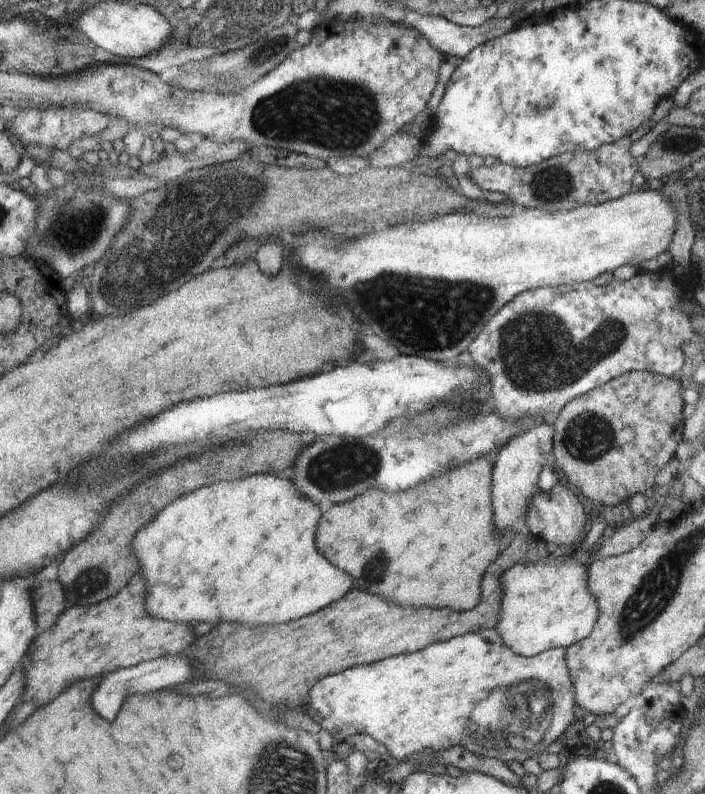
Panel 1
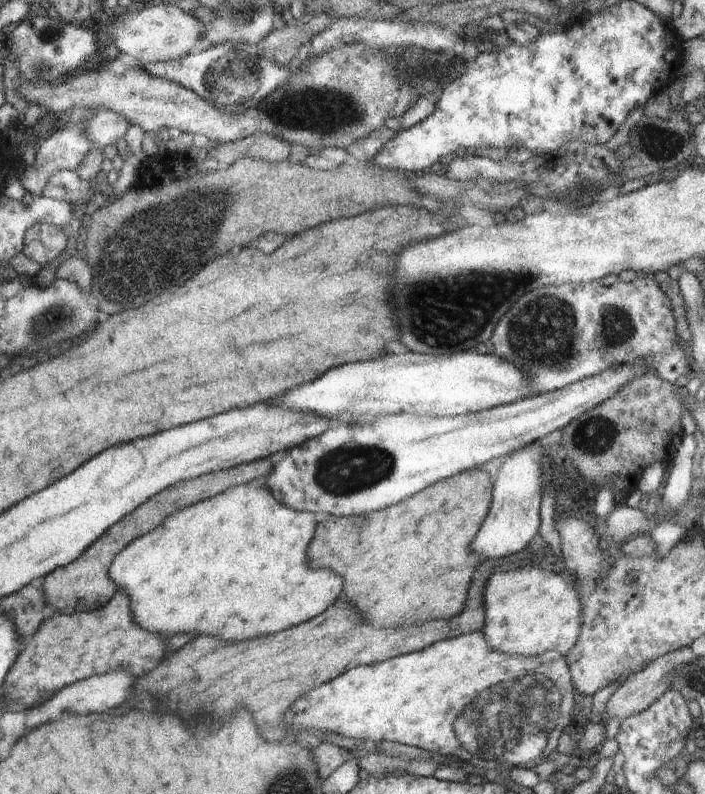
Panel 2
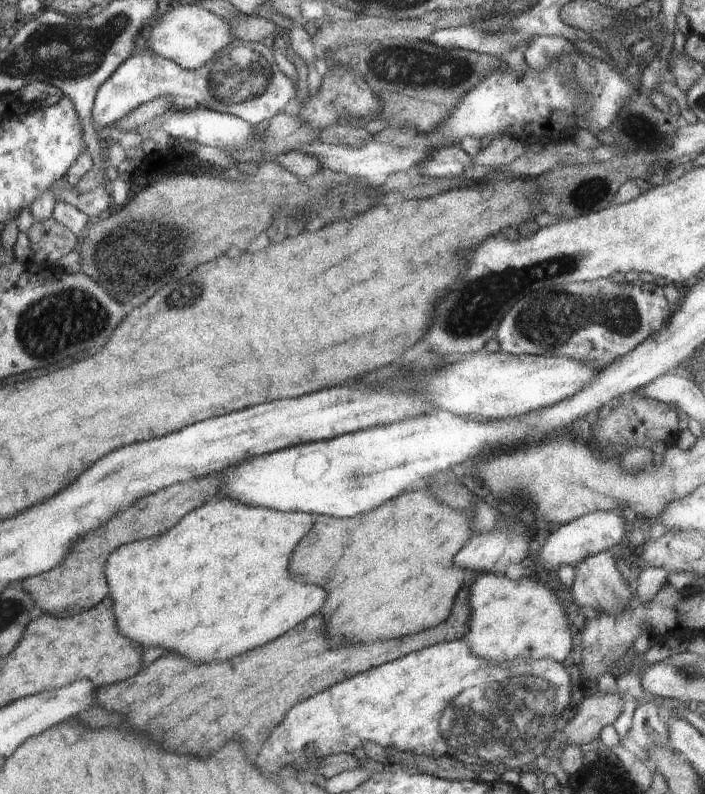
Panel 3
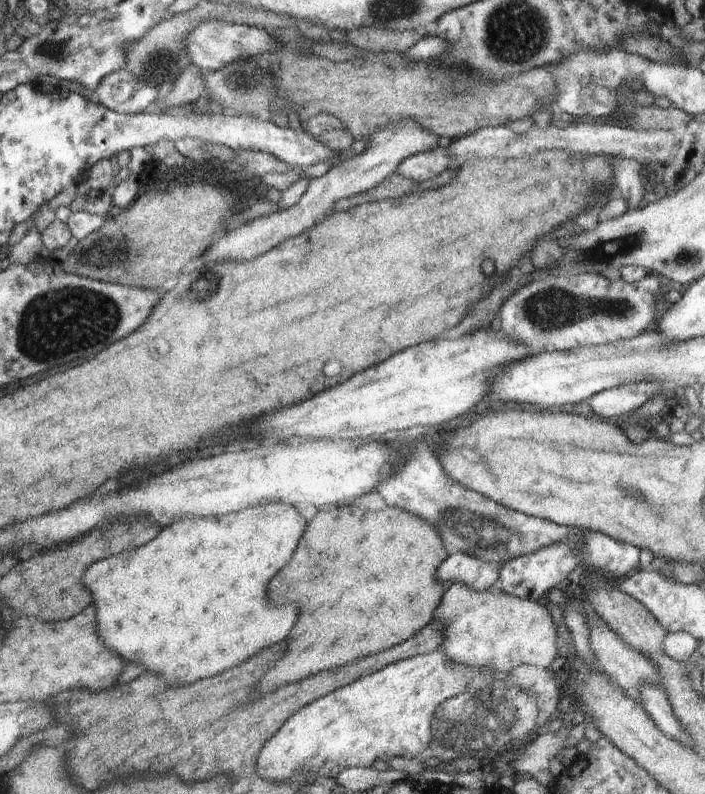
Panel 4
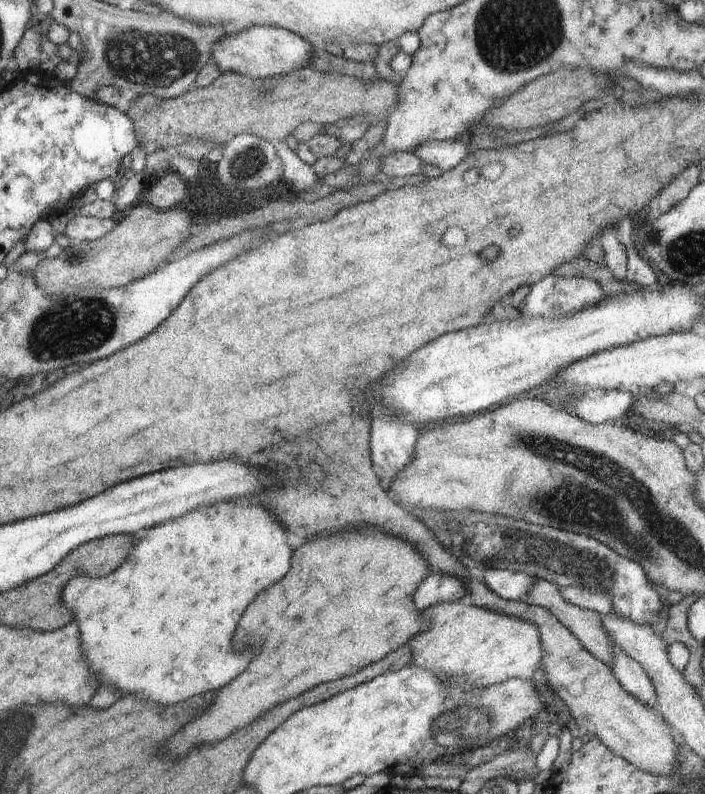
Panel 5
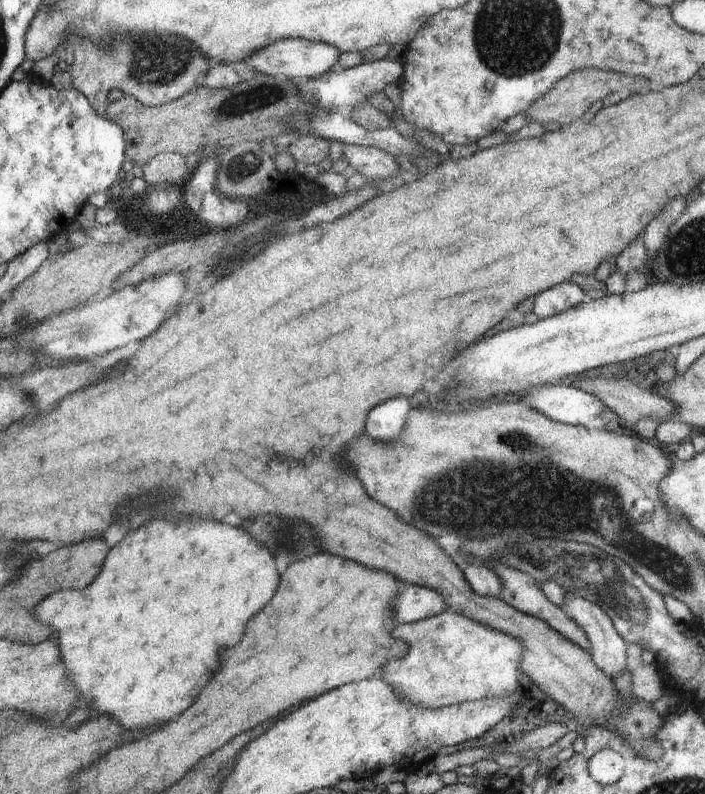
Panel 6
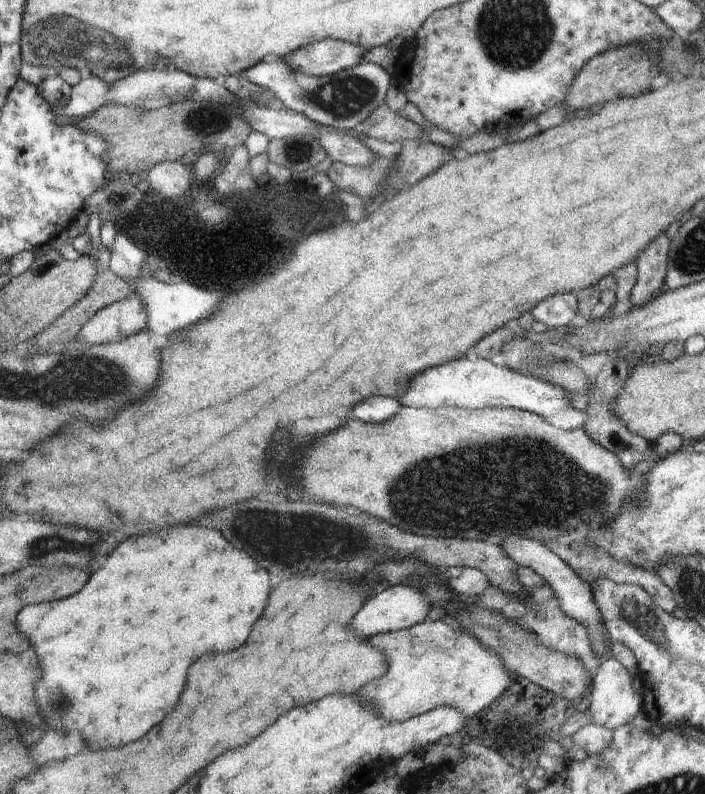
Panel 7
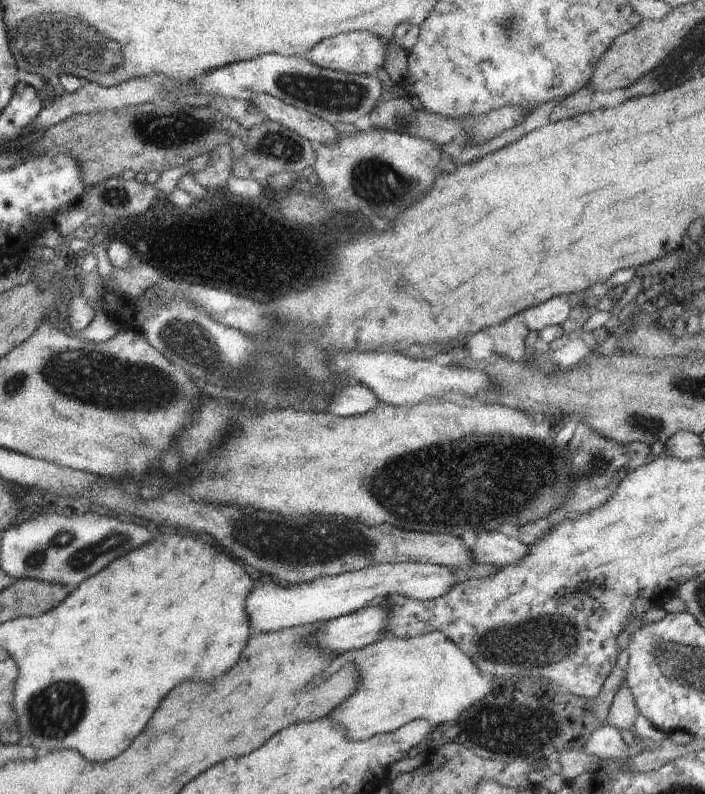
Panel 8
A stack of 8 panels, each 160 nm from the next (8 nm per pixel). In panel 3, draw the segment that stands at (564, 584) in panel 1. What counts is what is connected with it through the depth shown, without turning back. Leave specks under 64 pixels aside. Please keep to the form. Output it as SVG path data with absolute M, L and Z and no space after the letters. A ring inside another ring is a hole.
M478 575L469 584L469 625L463 639L469 643L473 655L480 658L503 663L518 657L531 659L551 658L565 664L568 654L572 650L572 615L566 616L564 608L560 606L556 596L556 587L551 586L543 578L528 575L518 580L509 580L504 575Z

